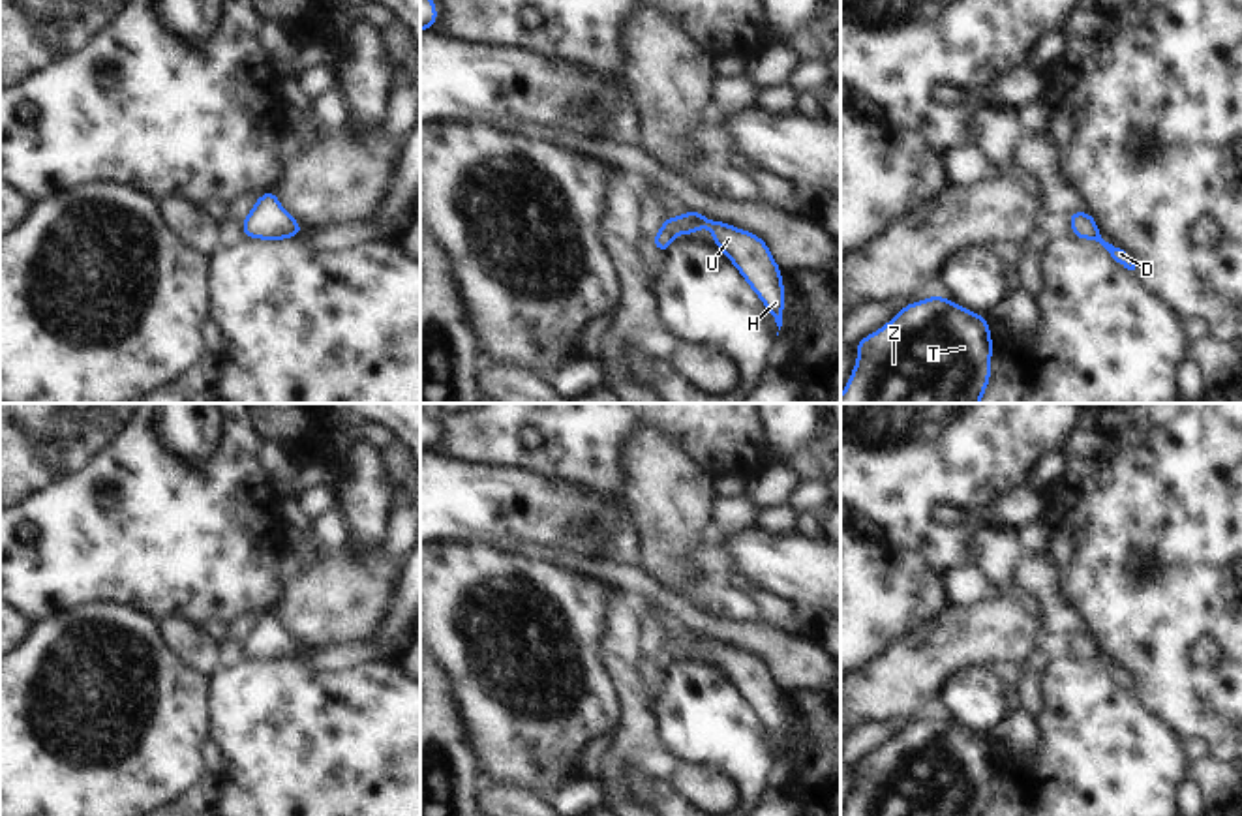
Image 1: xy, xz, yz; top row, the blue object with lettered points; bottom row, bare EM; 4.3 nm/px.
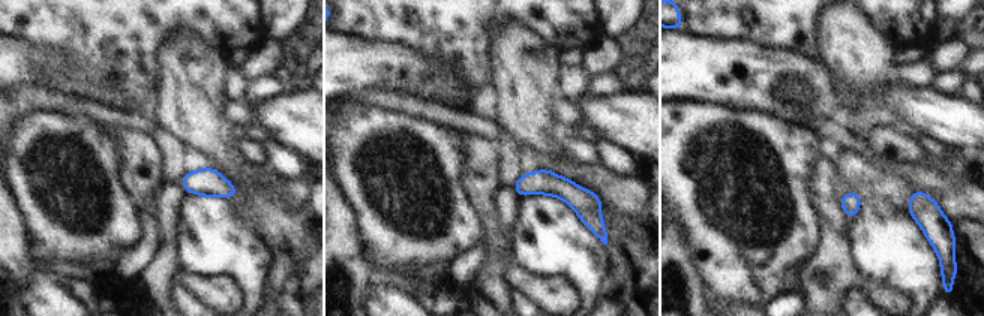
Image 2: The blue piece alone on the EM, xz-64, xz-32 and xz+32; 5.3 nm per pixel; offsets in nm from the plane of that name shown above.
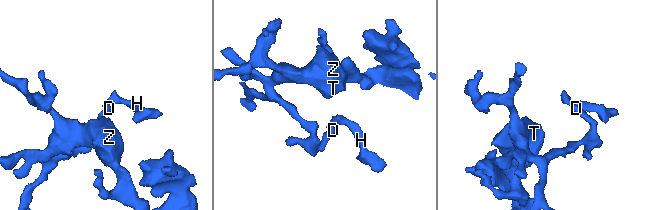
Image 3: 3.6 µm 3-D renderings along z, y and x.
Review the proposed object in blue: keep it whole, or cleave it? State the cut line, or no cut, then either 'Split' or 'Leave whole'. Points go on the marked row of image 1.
No split. Leave whole

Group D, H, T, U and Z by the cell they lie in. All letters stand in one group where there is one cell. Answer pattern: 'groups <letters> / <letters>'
groups D H T U Z

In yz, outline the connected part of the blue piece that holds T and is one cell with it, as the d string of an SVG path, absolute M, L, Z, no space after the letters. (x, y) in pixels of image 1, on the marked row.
M940 295L904 304L878 332L863 338L841 403L979 403L991 377L992 338L983 315Z

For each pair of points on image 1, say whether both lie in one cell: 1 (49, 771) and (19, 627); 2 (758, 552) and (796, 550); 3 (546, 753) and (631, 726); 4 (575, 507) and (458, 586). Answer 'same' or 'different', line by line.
1: different
2: same
3: different
4: different

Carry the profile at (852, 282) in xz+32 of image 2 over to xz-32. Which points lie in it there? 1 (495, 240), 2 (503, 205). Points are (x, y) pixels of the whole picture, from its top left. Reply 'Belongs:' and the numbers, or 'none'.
Belongs: 1

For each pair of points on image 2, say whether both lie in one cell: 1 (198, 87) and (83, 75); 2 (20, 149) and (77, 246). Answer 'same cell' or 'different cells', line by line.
1: different cells
2: same cell

